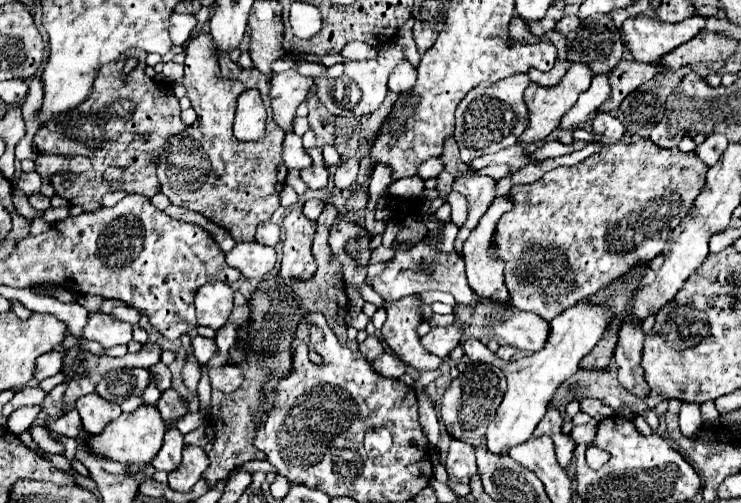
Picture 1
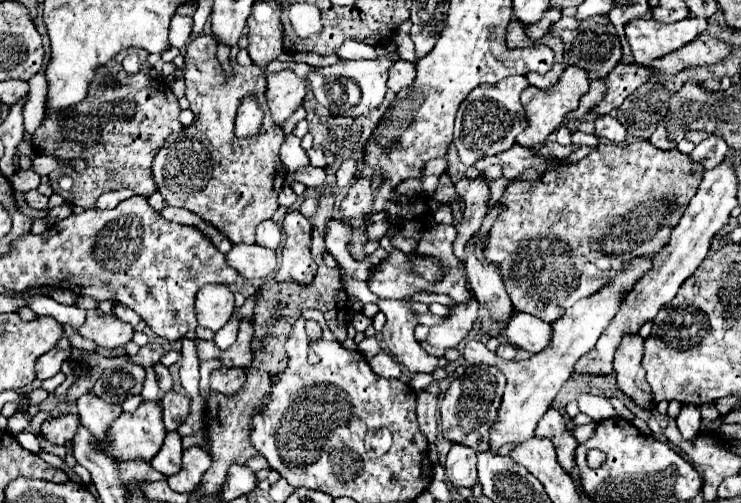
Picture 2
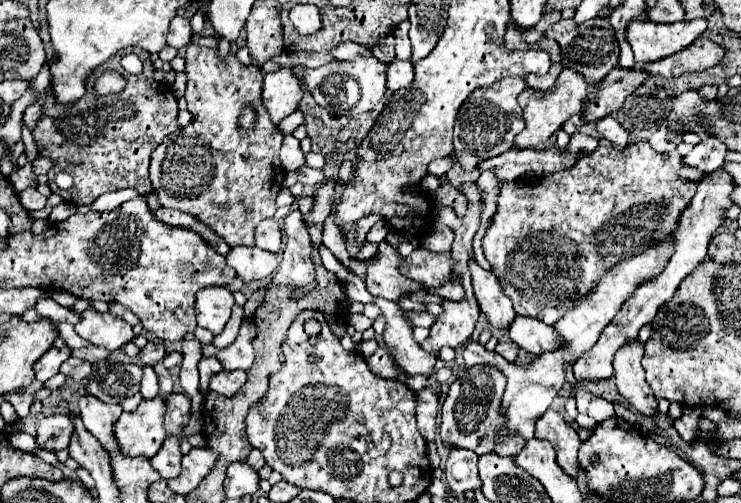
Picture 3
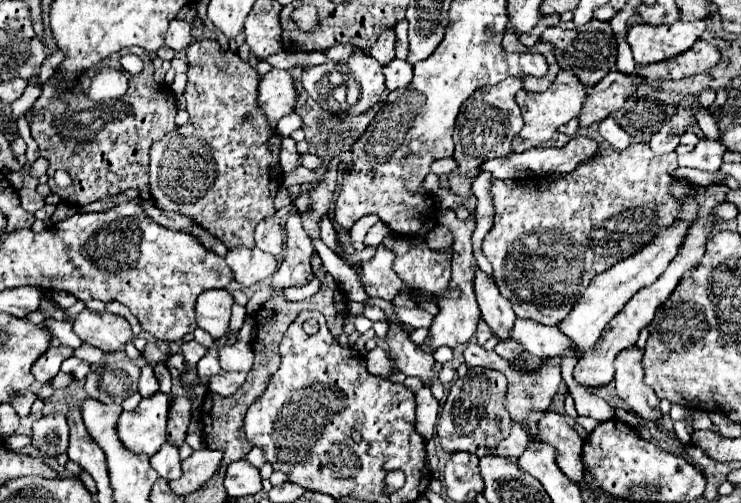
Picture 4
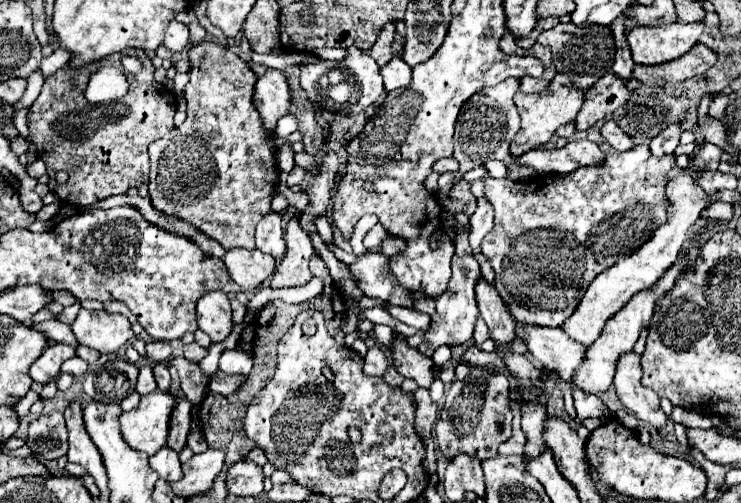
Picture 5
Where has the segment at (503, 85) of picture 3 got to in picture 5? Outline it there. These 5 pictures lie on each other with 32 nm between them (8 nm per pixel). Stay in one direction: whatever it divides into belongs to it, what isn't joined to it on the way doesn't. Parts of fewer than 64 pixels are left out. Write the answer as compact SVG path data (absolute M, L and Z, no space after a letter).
M508 78L492 88L482 88L480 92L476 92L472 98L468 98L468 102L462 106L458 122L456 122L456 132L454 132L454 158L460 162L460 172L468 172L476 166L486 164L488 160L502 160L508 166L508 178L512 178L512 182L520 182L520 180L530 180L532 176L538 176L538 172L530 166L522 168L520 164L516 164L510 156L510 140L514 138L514 134L520 130L520 116L518 110L512 102L514 94L520 88L520 80L516 78Z

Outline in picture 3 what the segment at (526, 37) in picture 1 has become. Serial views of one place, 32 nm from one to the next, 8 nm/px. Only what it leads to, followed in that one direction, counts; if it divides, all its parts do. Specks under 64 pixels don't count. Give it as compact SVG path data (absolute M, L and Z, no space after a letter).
M508 26L508 28L506 28L504 46L506 46L508 50L528 50L528 48L532 48L530 44L526 44L526 42L522 40L522 32L520 32L516 26Z

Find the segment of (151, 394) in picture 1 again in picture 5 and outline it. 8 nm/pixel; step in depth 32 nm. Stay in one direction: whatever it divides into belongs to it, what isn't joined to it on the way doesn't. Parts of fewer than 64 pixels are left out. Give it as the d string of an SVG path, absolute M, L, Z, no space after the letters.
M144 364L140 366L140 374L138 374L138 384L136 384L136 392L138 394L150 394L152 390L156 390L156 380L154 380L154 374L152 374L152 366L150 364Z

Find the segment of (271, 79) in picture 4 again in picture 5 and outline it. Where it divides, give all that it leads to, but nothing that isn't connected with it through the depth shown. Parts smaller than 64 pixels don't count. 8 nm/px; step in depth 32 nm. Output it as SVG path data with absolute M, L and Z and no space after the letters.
M268 68L266 74L256 80L252 98L260 118L264 120L264 128L274 132L278 118L286 116L290 106L290 88L286 84L286 76L280 70Z

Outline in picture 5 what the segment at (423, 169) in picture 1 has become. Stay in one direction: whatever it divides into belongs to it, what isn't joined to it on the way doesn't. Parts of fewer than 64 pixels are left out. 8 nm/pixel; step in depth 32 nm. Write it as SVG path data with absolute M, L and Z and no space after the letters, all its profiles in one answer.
M442 158L434 164L434 172L444 174L444 172L458 172L458 164L454 158Z

